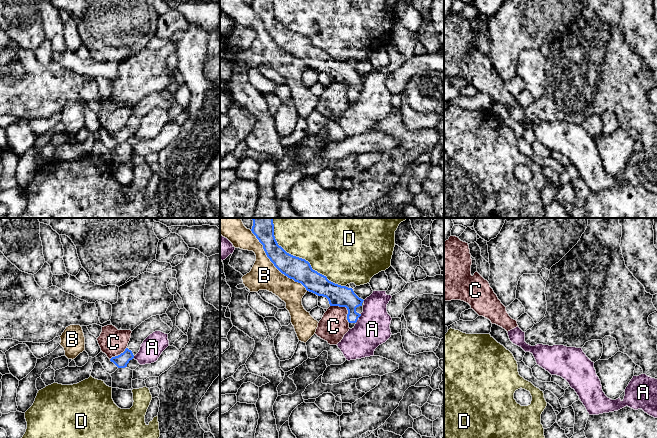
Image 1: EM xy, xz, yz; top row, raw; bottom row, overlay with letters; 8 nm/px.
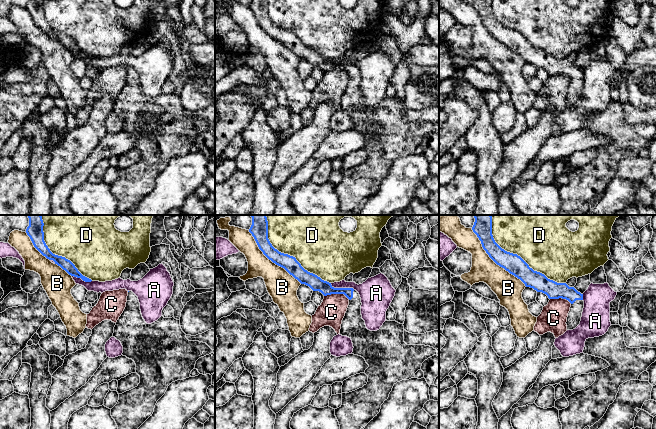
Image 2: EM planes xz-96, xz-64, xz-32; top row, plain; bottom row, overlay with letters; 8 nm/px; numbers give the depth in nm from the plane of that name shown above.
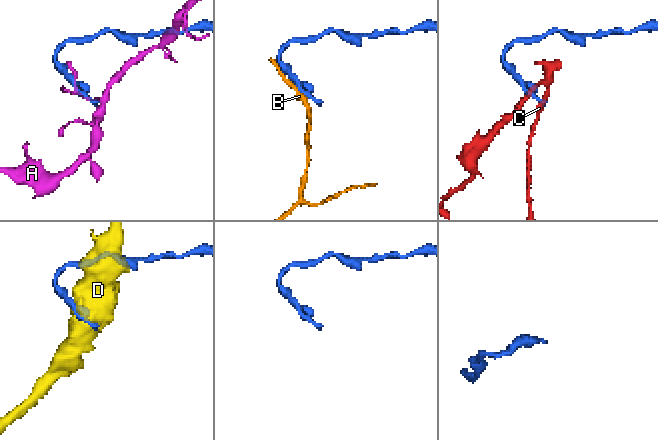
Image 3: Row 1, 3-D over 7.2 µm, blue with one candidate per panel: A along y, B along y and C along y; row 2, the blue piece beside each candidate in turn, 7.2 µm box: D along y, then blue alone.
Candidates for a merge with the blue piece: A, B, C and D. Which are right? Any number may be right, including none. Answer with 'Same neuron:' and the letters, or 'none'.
Same neuron: none

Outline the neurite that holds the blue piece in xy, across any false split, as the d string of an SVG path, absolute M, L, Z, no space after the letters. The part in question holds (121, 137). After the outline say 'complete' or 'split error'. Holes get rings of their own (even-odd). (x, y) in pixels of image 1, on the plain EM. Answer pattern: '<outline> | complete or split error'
M160 91L152 92L142 98L131 109L127 124L123 129L110 135L118 144L125 144L130 136L139 128L143 117L153 108L161 107L165 110L171 108L171 104L165 100Z | split error

